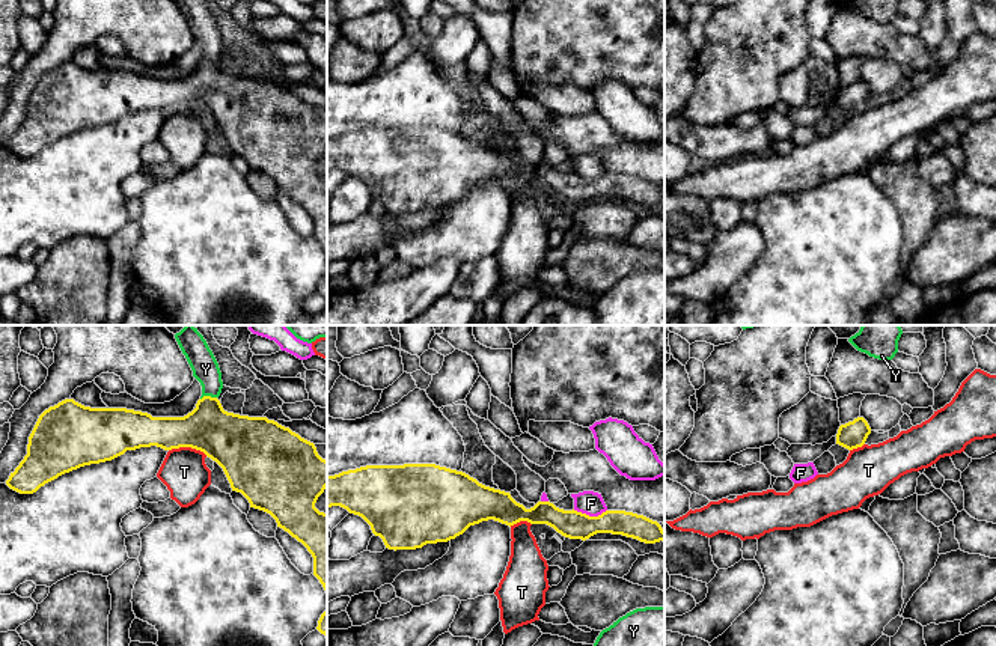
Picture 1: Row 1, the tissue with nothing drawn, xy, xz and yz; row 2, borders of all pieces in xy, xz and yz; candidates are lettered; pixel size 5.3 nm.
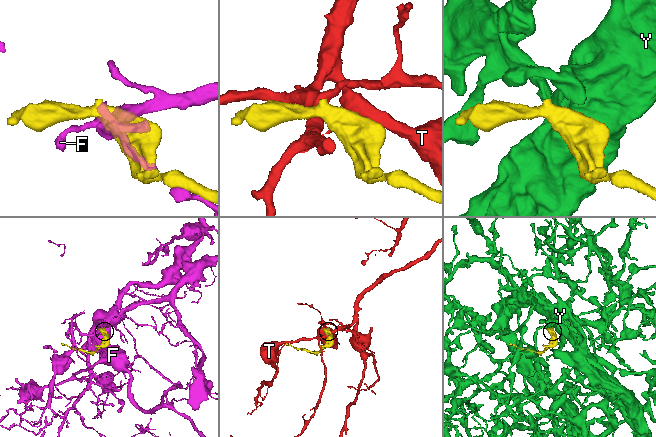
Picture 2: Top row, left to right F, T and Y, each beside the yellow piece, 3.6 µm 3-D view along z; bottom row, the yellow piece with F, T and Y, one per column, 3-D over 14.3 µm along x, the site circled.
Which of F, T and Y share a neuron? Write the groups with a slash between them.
F / T / Y

